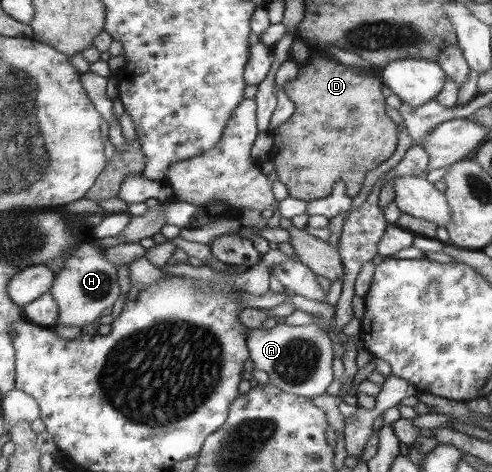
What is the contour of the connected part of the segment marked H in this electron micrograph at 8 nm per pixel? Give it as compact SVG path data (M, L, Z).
M91 240L81 241L65 259L62 269L54 274L54 283L49 292L57 307L56 325L82 329L101 313L101 309L109 307L117 299L119 287L117 287L115 265Z

